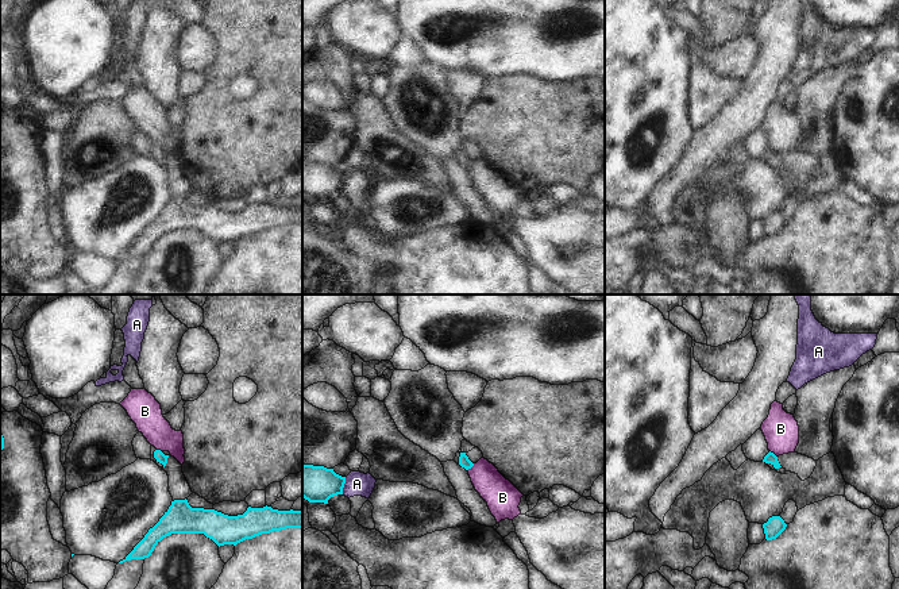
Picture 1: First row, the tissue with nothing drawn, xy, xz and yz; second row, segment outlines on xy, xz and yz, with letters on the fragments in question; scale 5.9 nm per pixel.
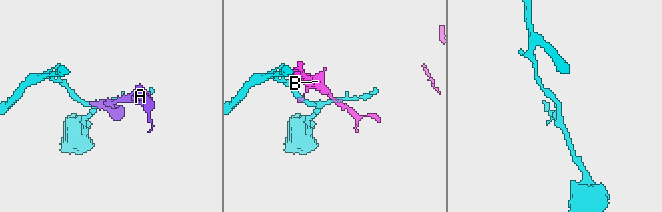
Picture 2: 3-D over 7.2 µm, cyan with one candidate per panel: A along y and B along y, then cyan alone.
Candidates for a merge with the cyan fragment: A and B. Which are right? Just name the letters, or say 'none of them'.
none of them.

